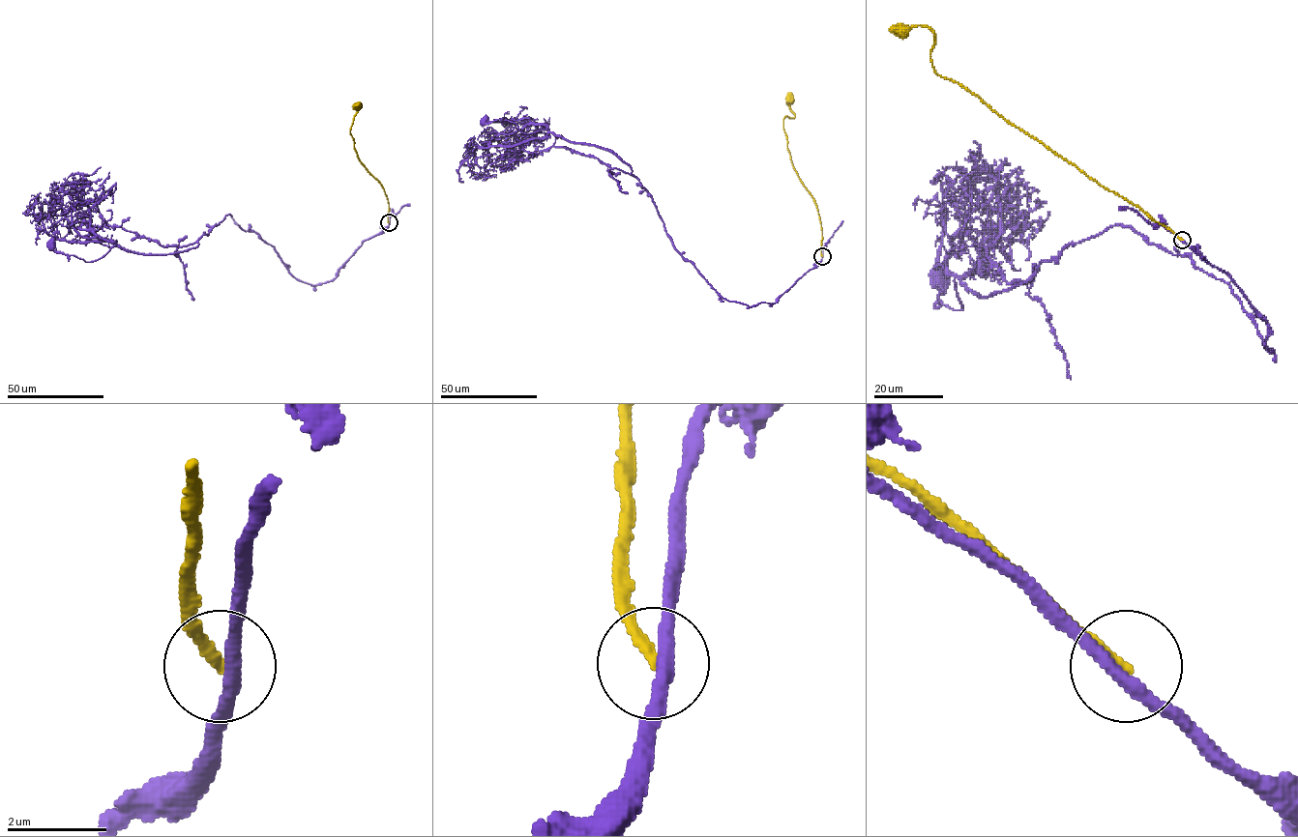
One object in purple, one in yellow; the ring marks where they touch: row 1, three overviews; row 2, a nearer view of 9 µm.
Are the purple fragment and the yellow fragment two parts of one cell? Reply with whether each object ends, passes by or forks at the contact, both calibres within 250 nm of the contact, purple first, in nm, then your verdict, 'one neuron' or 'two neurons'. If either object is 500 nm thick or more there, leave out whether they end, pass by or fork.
purple passes by; yellow ends; calibres 280 and 200 nm; two neurons

